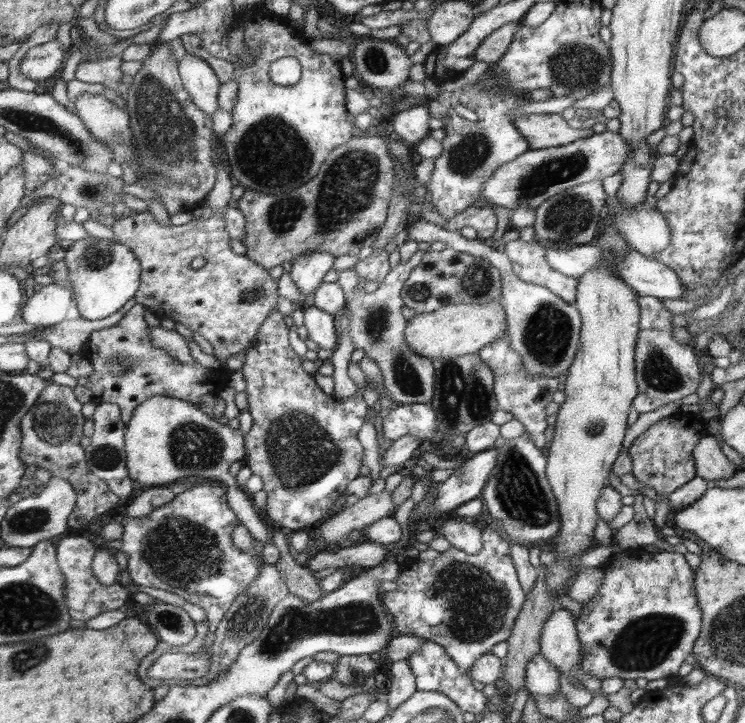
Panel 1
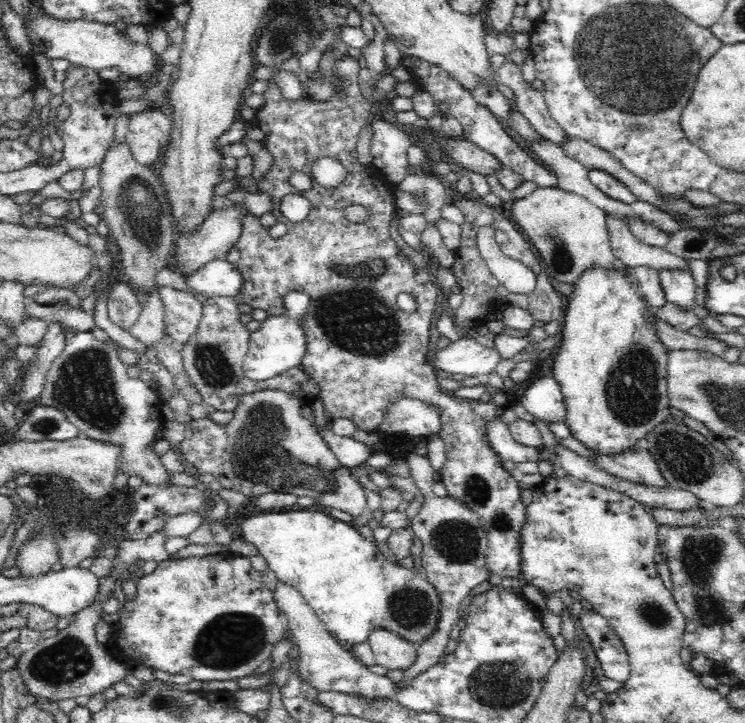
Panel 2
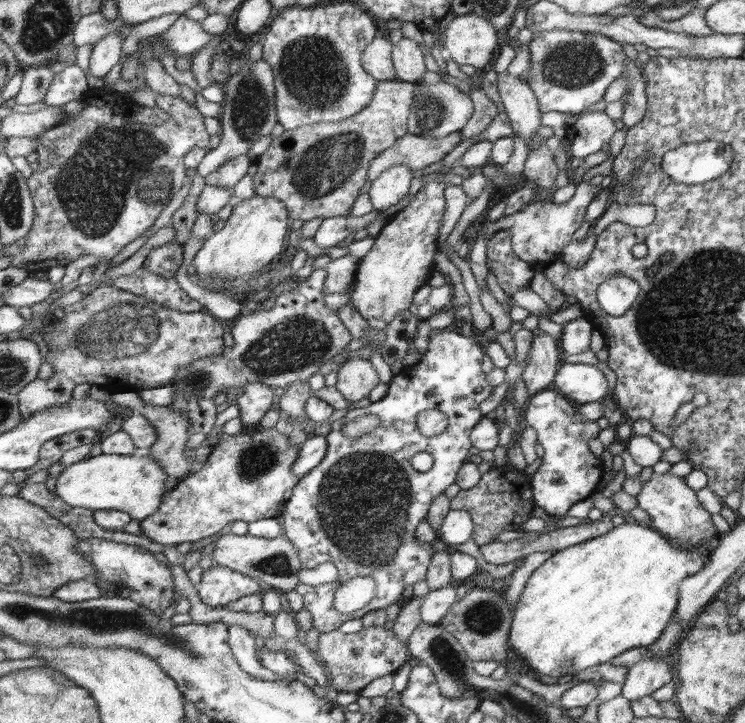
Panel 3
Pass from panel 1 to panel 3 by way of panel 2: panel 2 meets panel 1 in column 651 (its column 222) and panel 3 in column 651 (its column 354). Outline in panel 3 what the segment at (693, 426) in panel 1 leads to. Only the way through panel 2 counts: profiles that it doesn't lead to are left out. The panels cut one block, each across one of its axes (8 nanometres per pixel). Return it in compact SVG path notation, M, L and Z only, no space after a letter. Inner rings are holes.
M669 472L662 475L653 474L649 481L643 483L642 490L635 497L638 507L646 510L651 516L650 526L662 536L680 548L702 548L716 536L716 528L712 524L710 512L703 507L702 502L698 499L698 492L686 486L684 479L686 477L678 478Z

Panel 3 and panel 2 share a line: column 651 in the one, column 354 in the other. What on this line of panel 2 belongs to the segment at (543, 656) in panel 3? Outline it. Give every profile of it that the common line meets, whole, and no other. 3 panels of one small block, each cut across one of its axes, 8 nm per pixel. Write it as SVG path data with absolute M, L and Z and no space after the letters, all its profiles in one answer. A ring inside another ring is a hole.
M305 508L286 512L258 512L245 518L241 528L242 539L256 546L257 554L264 556L268 568L278 580L302 593L306 603L339 643L345 646L366 643L376 628L389 630L407 642L423 642L430 634L434 634L441 614L441 601L434 585L425 576L414 573L407 563L398 565L398 562L388 561L376 543L367 540L350 522Z

